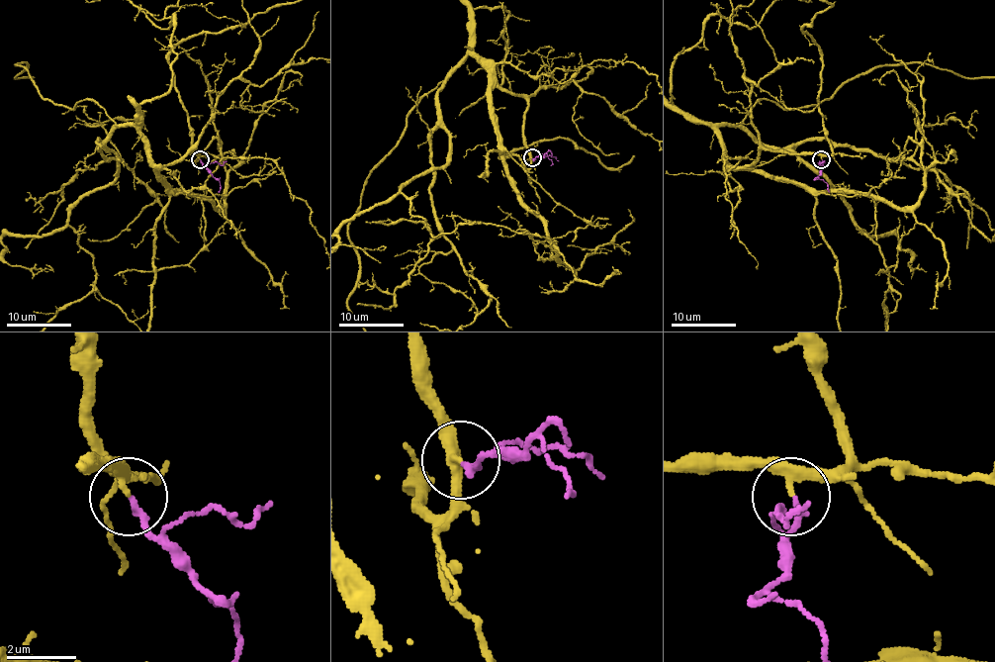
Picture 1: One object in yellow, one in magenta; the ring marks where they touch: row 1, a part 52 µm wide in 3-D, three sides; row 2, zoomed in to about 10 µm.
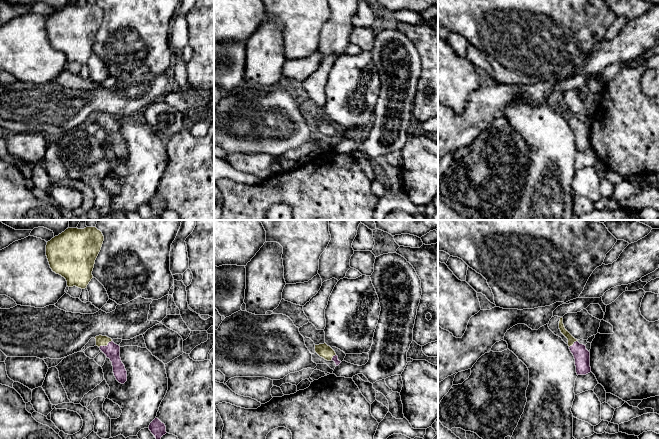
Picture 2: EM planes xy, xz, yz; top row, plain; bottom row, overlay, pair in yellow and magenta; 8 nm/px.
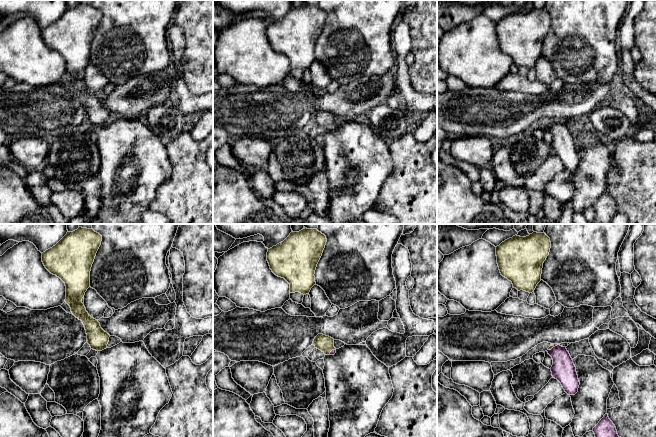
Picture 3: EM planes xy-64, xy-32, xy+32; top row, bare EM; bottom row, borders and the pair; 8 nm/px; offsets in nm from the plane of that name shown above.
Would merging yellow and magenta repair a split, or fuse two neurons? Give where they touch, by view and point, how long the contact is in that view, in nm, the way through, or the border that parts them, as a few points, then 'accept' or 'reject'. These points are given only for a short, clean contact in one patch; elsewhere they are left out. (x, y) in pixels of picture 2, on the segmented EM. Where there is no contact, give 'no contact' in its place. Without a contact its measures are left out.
meets yellow in xy at (105, 345); contact 120 nm long; runs through xy (101, 340), (105, 345), (112, 351); accept

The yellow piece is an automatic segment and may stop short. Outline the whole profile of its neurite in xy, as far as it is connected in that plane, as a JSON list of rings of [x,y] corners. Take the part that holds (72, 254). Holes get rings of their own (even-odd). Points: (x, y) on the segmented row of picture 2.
[[[96,227],[66,229],[47,242],[50,268],[66,279],[68,287],[87,288],[103,241],[104,236]]]

